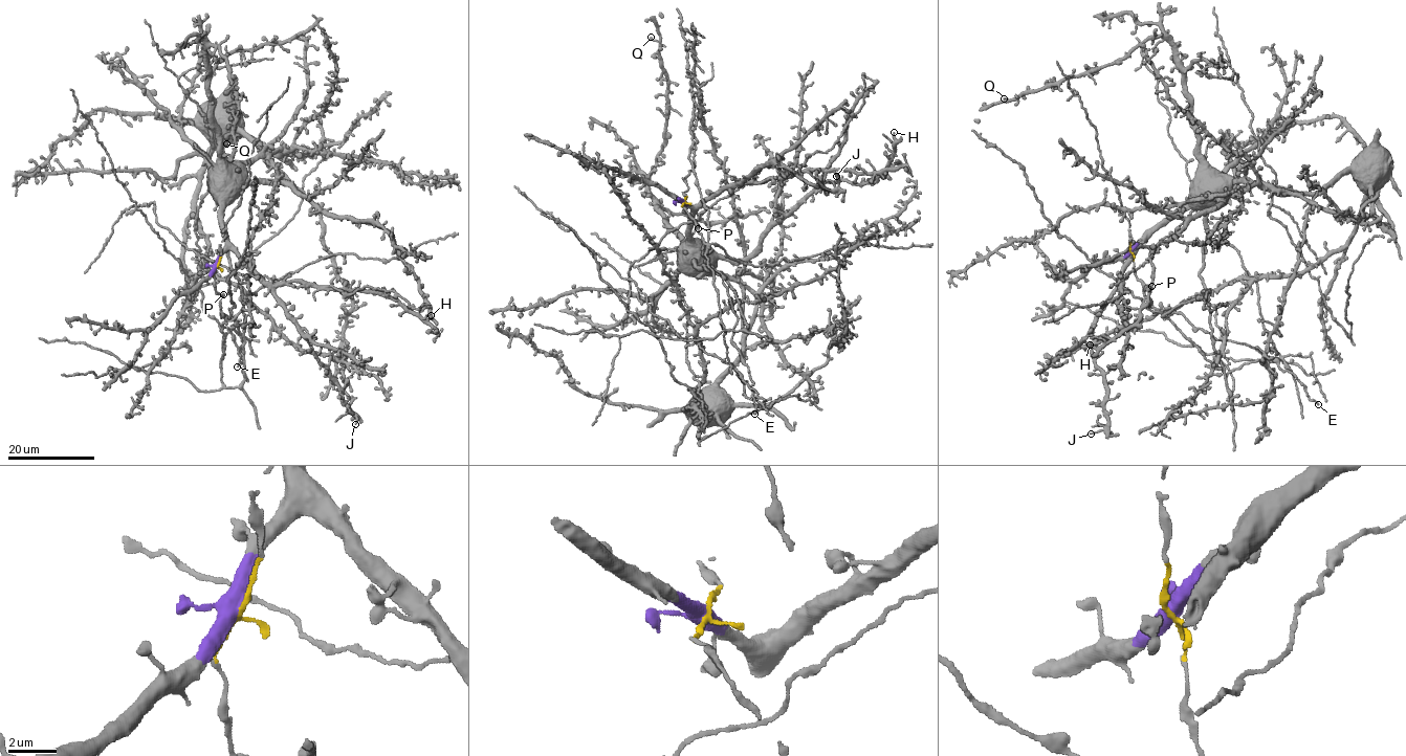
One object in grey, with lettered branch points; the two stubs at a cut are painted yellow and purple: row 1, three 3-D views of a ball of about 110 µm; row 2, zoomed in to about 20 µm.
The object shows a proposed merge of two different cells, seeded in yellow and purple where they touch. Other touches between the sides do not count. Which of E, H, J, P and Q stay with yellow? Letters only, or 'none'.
E, P

